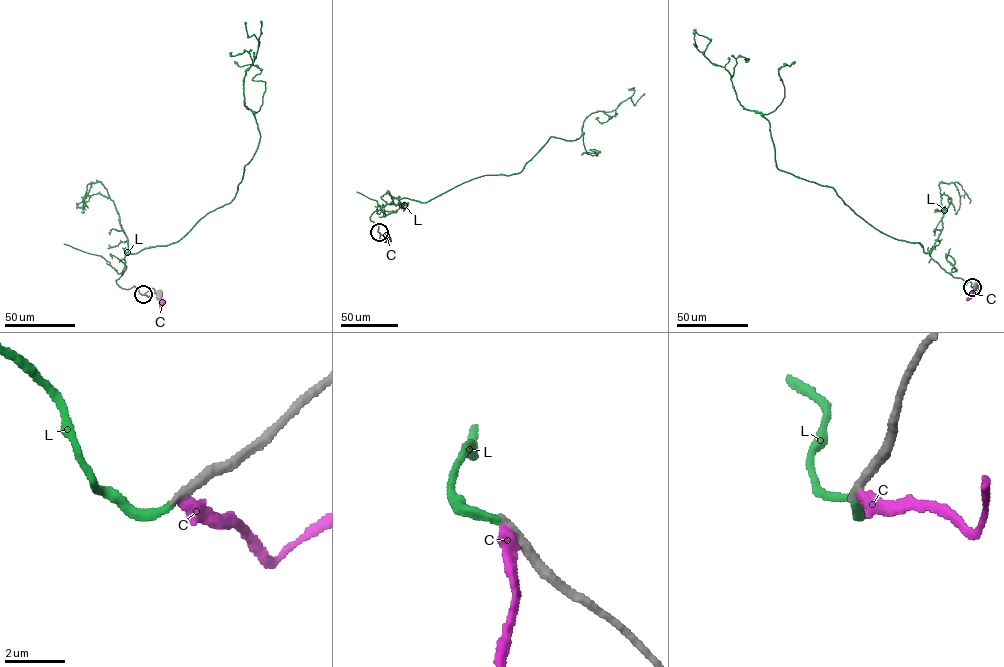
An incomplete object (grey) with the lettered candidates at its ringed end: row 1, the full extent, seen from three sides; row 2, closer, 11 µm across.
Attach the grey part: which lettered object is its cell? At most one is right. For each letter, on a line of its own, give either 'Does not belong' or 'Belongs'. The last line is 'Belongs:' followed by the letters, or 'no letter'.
C: Does not belong
L: Belongs
Belongs: L

